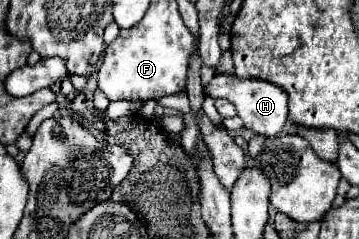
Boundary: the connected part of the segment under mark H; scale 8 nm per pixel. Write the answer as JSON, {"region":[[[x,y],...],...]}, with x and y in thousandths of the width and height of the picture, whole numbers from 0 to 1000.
{"region":[[[602,310],[574,360],[568,360],[568,402],[585,410],[635,410],[657,460],[663,485],[674,494],[680,527],[713,561],[730,569],[774,569],[780,544],[791,536],[802,502],[802,402],[780,360],[763,360],[735,335],[669,335],[663,318],[635,318],[635,310]]]}

